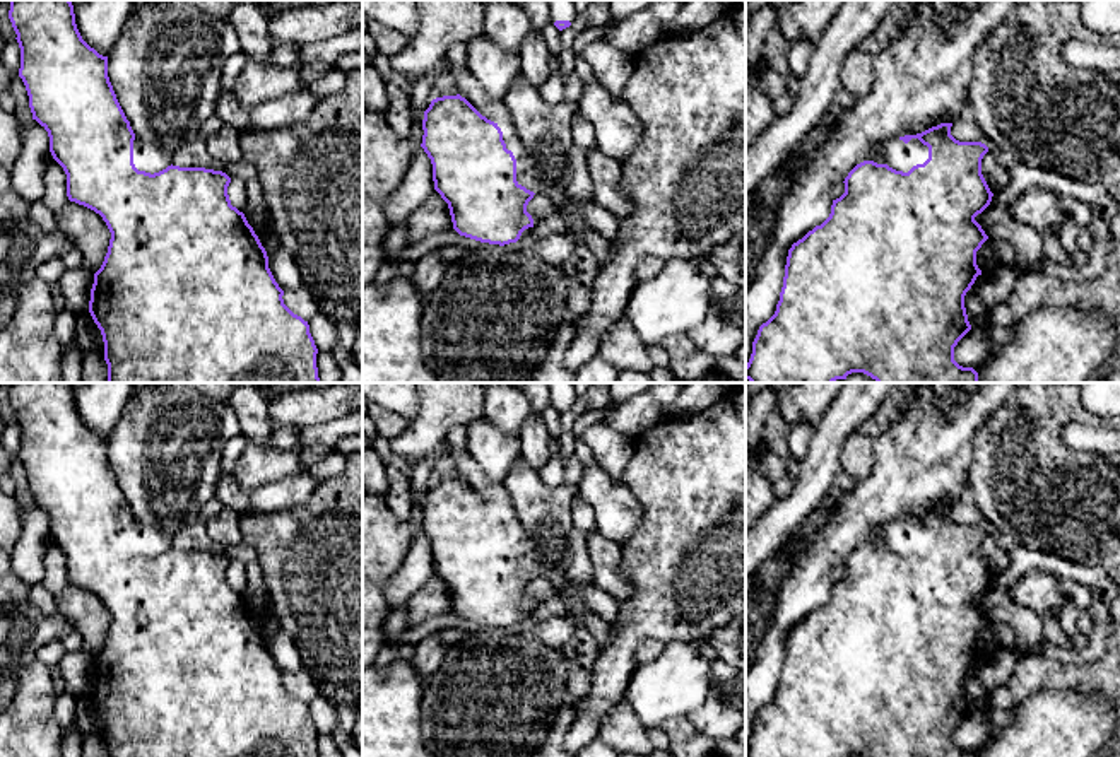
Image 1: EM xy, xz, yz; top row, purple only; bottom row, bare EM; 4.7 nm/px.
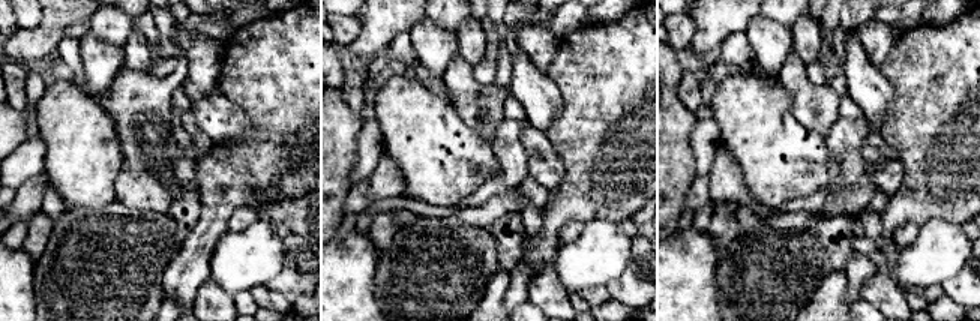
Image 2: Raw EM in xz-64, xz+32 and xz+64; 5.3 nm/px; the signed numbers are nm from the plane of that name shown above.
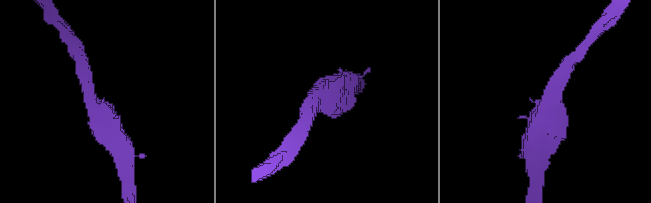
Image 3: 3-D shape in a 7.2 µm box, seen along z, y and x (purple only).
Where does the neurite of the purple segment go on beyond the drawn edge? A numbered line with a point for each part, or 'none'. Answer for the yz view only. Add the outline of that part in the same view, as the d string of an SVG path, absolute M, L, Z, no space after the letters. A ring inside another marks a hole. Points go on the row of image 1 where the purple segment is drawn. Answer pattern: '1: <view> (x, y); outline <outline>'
1: yz (900, 156); outline M891 138L881 144L886 164L896 171L908 173L913 166L923 164L928 159L928 147L918 138L905 144L899 138Z

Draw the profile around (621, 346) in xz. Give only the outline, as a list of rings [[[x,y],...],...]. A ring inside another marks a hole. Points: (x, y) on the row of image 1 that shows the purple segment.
[[[622,316],[600,337],[600,352],[619,373],[634,371],[650,374],[655,367],[648,357],[646,343],[641,342],[633,325]]]

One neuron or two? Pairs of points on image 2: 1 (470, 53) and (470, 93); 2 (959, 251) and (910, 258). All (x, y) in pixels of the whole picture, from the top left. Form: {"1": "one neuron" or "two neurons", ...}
{"1": "two neurons", "2": "one neuron"}

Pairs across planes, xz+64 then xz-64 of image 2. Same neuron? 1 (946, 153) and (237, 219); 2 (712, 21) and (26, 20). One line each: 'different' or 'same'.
1: different
2: different

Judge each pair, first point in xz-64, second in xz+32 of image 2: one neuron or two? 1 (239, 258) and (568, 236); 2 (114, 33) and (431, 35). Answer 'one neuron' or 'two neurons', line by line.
1: two neurons
2: two neurons

